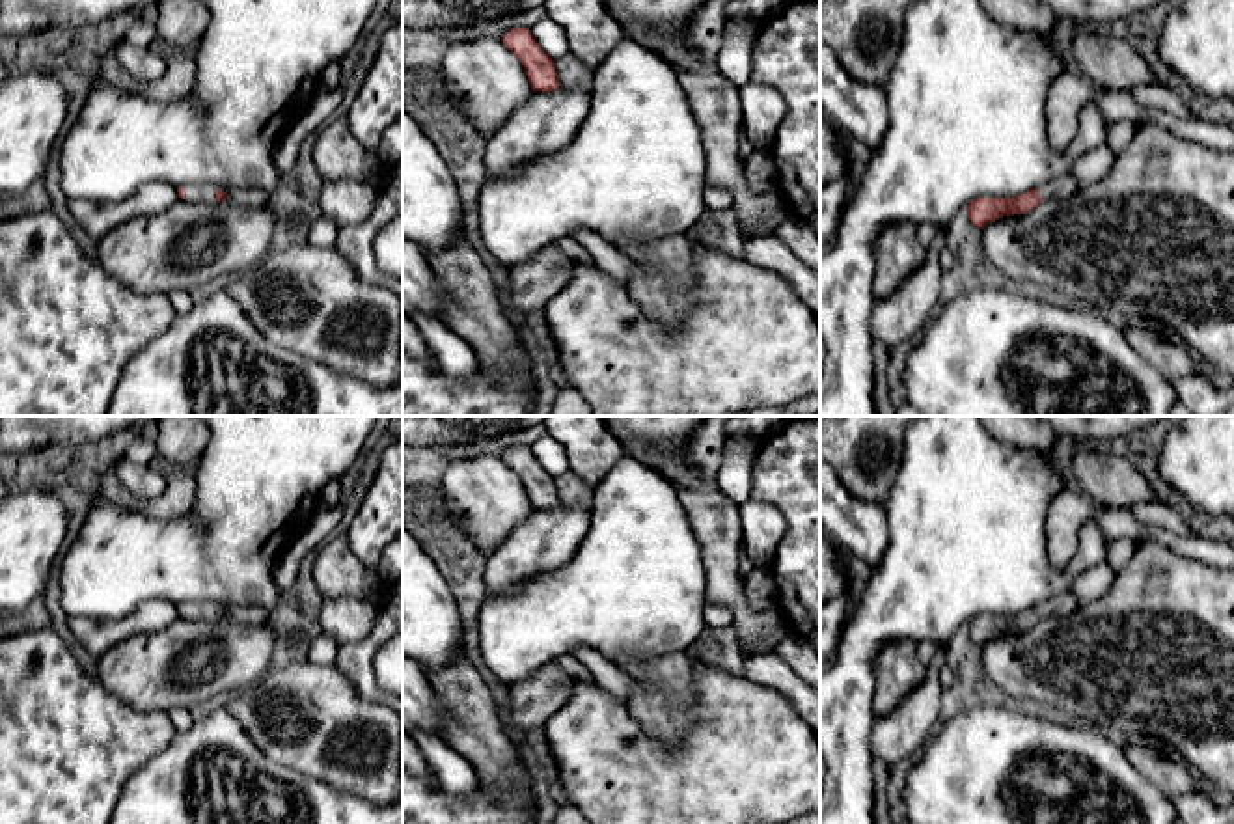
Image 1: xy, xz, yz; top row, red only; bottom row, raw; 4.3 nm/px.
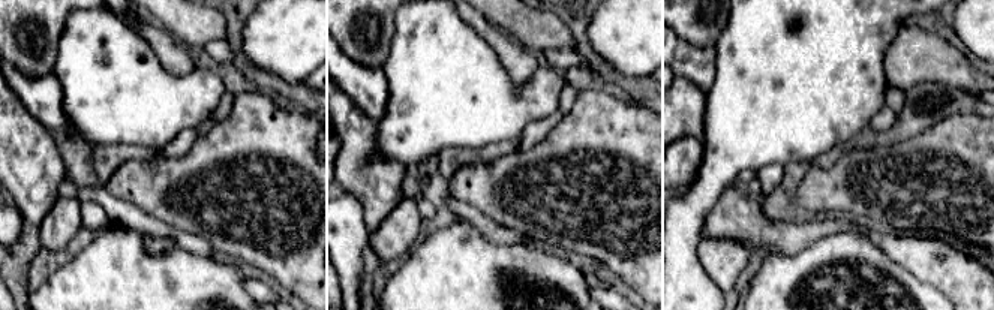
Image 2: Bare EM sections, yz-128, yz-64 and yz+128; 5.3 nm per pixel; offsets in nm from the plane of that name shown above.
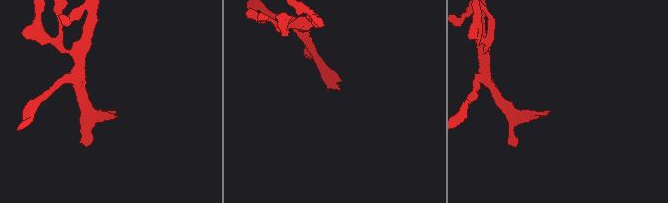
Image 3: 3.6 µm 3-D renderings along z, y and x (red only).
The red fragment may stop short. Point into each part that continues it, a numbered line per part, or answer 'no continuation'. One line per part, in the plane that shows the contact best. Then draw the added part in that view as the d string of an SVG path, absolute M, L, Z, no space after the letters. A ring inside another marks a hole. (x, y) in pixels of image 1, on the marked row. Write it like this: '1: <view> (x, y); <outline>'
1: xy (192, 192); M186 185L185 188L185 201L198 203L216 203L216 192L220 186L216 185Z

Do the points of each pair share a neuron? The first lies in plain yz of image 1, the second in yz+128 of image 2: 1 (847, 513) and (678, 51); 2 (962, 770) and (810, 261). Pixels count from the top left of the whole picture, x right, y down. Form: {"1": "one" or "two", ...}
{"1": "one", "2": "one"}

